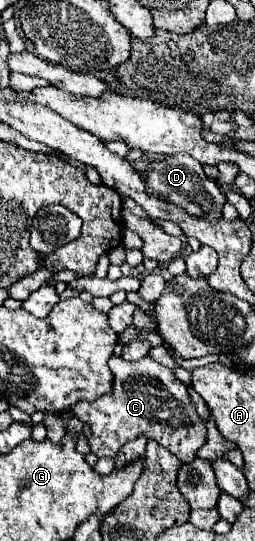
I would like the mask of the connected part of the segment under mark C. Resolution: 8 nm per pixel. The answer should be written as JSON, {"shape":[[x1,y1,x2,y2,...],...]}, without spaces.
{"shape":[[113,355,109,359,109,369,115,375,113,391,91,403,77,403,77,407,71,407,69,411,83,423,91,425,91,451,97,457,115,457,127,441,135,439,137,435,145,435,161,443,183,463,191,463,191,459,207,441,207,429,189,399,187,385,181,383,171,369,159,365,151,357,125,361]]}

